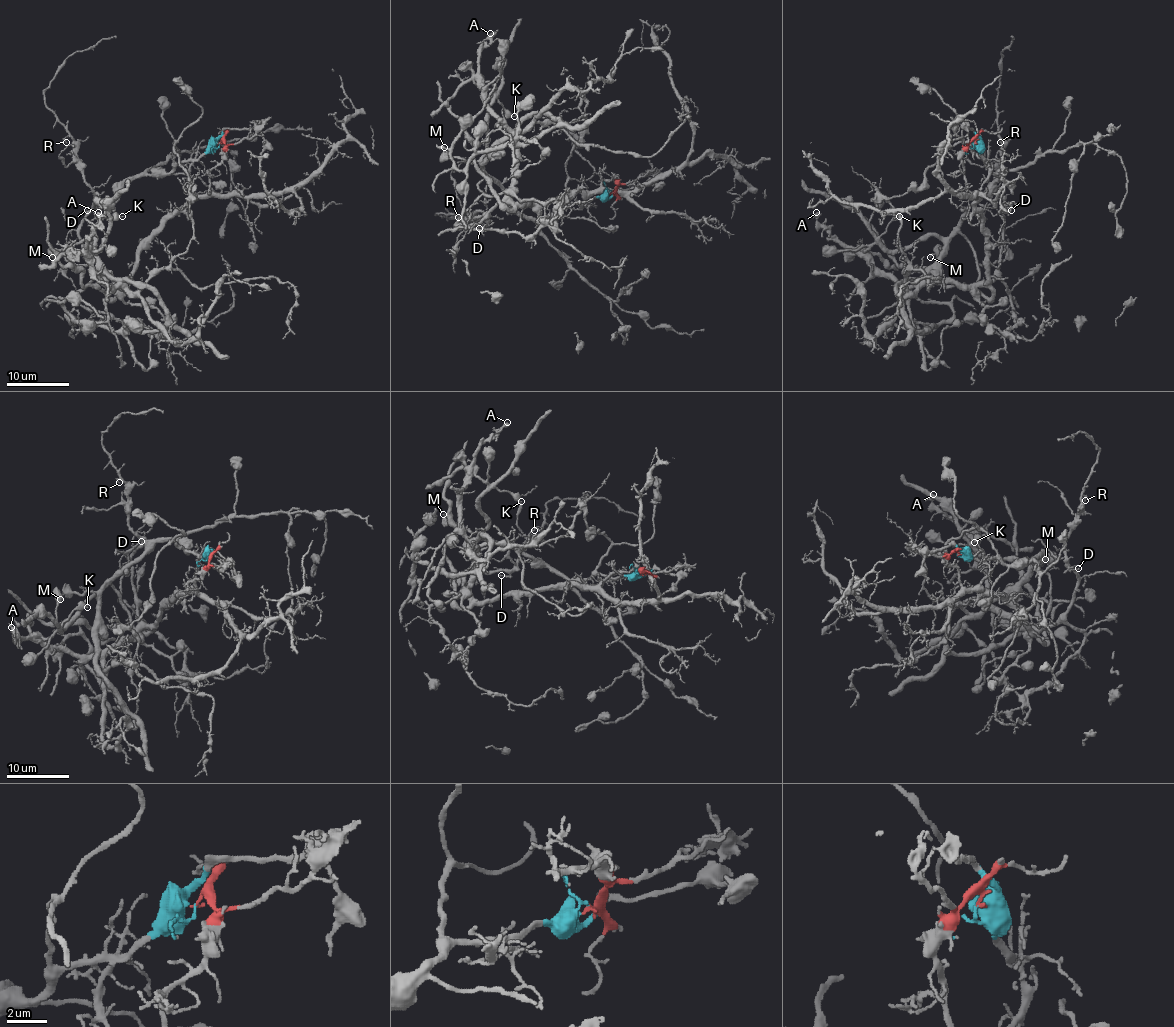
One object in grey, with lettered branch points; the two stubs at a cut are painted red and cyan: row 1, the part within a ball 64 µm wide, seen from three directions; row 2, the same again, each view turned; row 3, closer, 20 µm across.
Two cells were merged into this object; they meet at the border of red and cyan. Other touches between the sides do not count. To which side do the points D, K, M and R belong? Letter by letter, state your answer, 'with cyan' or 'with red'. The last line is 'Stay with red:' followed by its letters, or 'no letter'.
D: with red
K: with cyan
M: with cyan
R: with red
Stay with red: D, R

